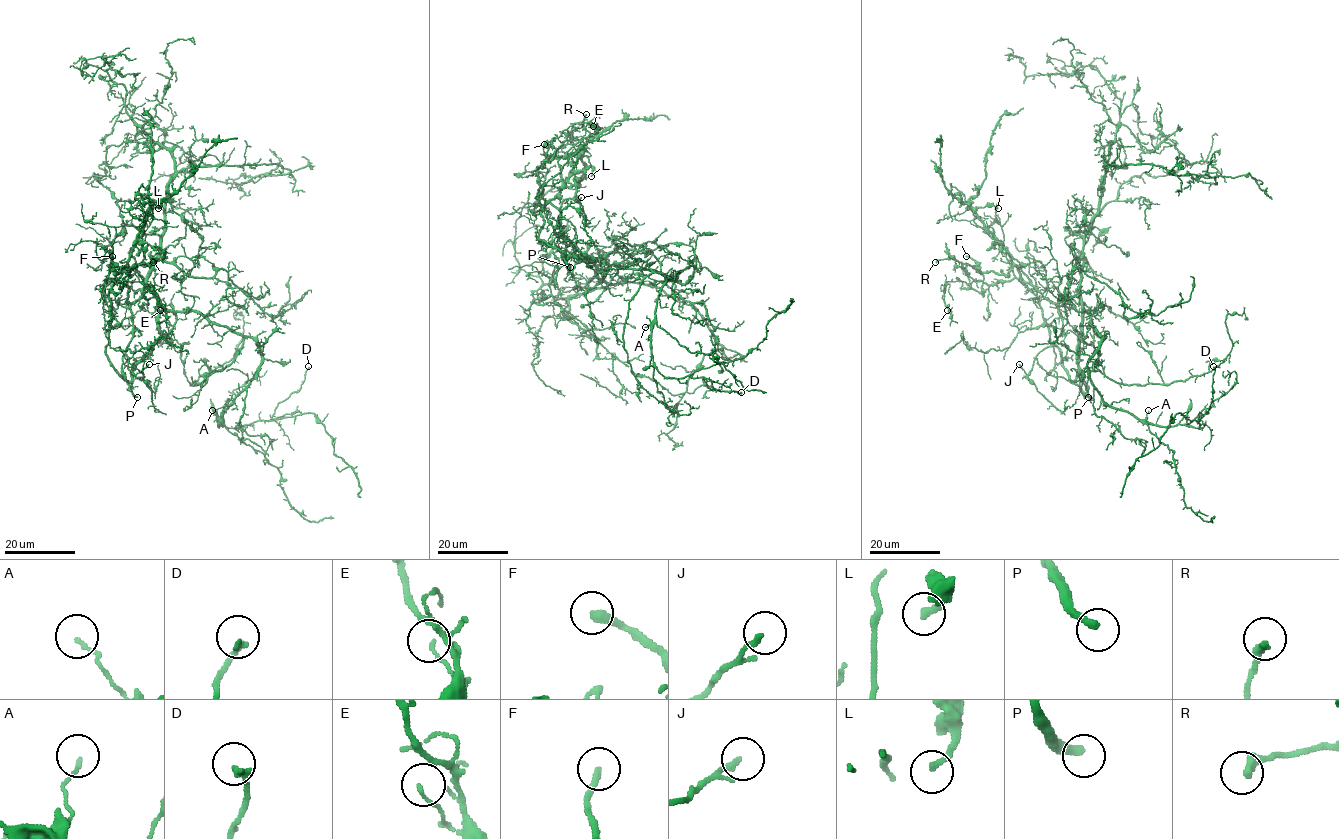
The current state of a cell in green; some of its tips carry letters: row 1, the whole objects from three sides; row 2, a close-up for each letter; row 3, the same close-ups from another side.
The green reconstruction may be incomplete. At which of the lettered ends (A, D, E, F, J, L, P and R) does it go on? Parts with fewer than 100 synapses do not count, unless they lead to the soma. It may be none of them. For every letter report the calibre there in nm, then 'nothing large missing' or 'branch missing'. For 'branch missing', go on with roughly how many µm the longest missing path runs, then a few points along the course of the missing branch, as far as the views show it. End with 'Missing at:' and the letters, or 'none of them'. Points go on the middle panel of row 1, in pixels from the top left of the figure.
A: 120 nm thick; nothing large missing
D: 200 nm thick; nothing large missing
E: 100 nm thick; nothing large missing
F: 240 nm thick; nothing large missing
J: 200 nm thick; nothing large missing
L: 240 nm thick; nothing large missing
P: 320 nm thick; branch missing; about 35 µm are missing; missing branch runs (570, 267), (591, 279), (588, 290), (596, 289)
R: 340 nm thick; nothing large missing
Missing at: P

